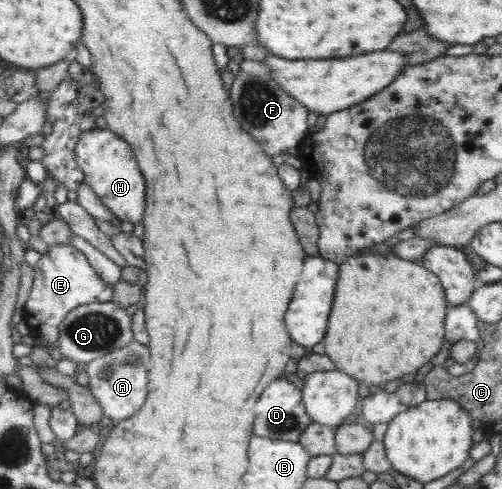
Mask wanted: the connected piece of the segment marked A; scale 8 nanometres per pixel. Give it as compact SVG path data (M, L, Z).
M132 341L121 349L99 356L86 364L86 374L90 379L87 387L93 398L100 404L104 415L114 422L125 420L145 404L149 389L147 388L151 368L149 347Z

